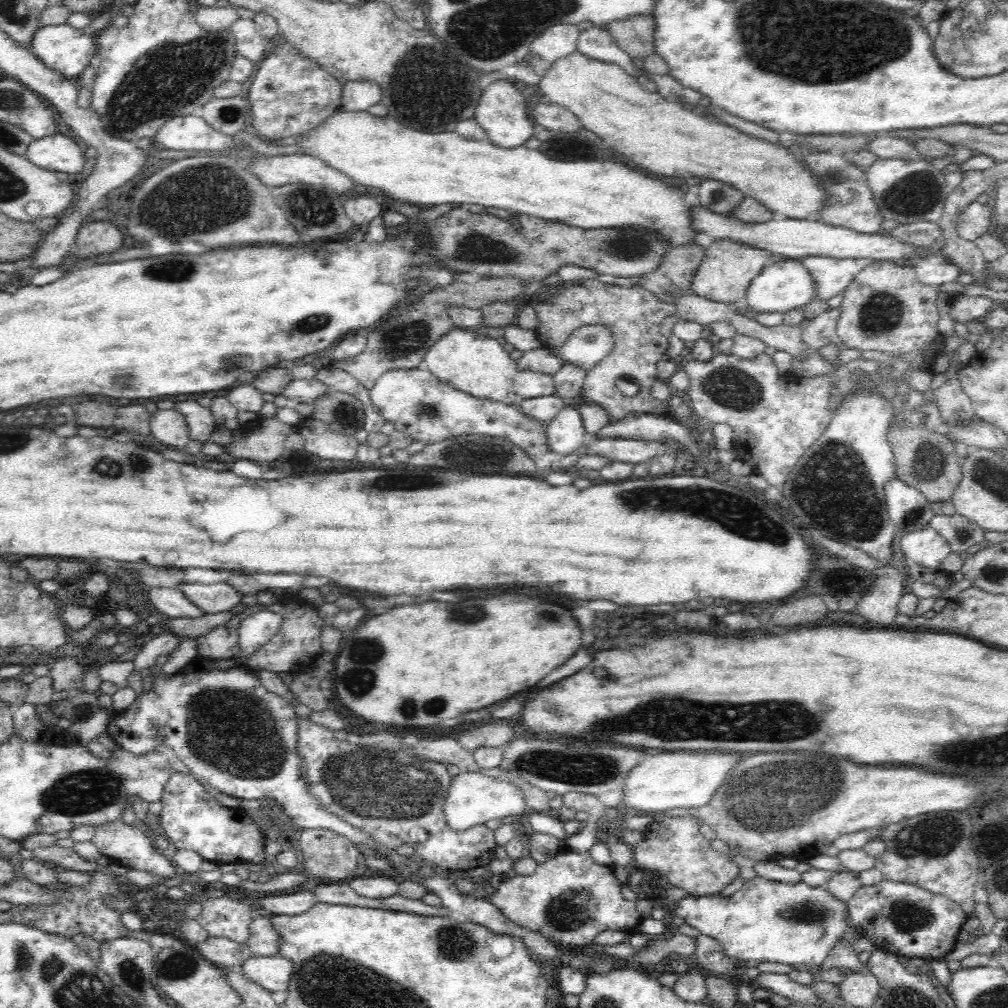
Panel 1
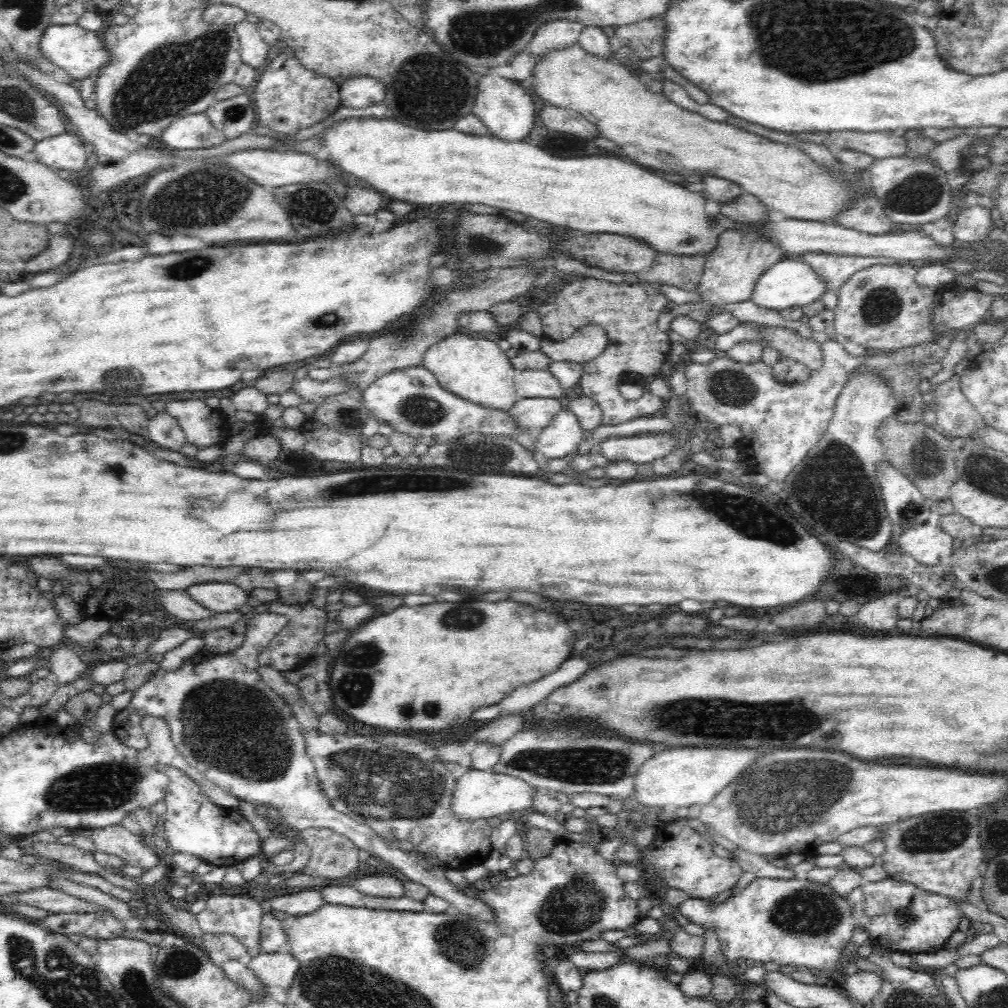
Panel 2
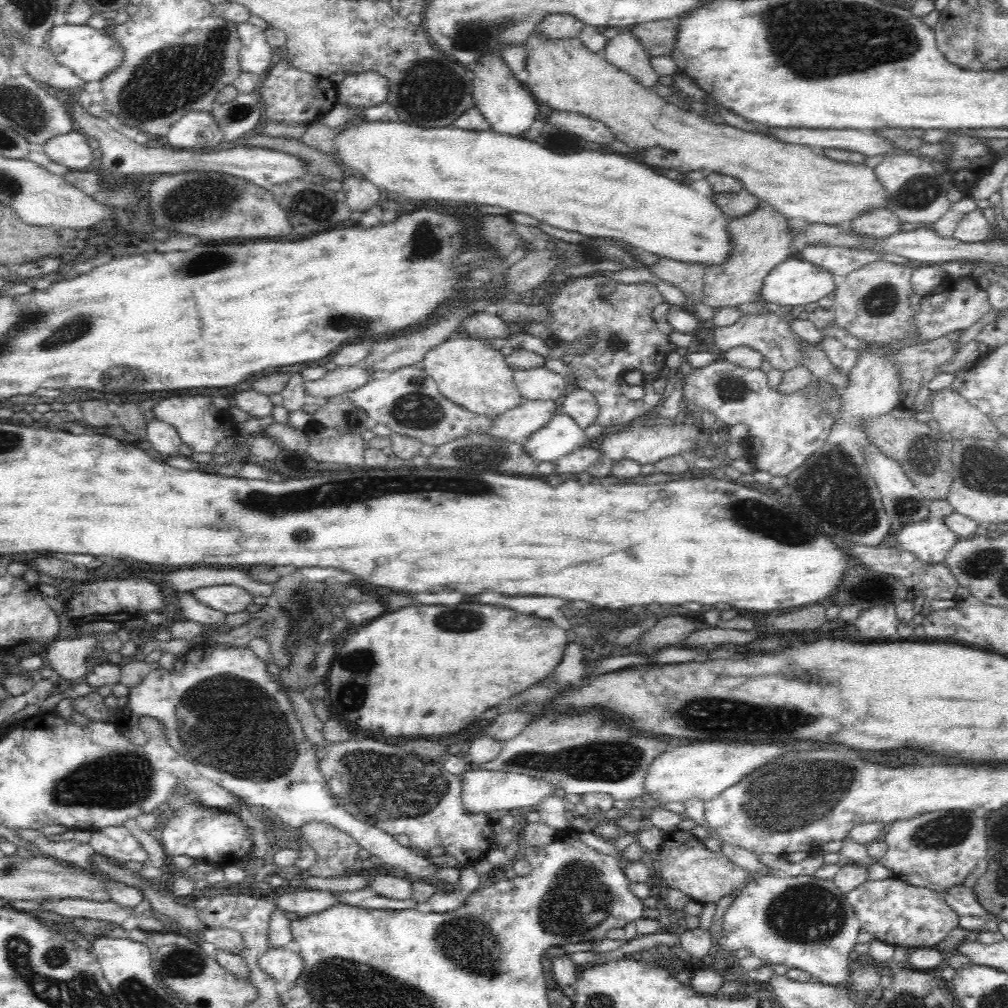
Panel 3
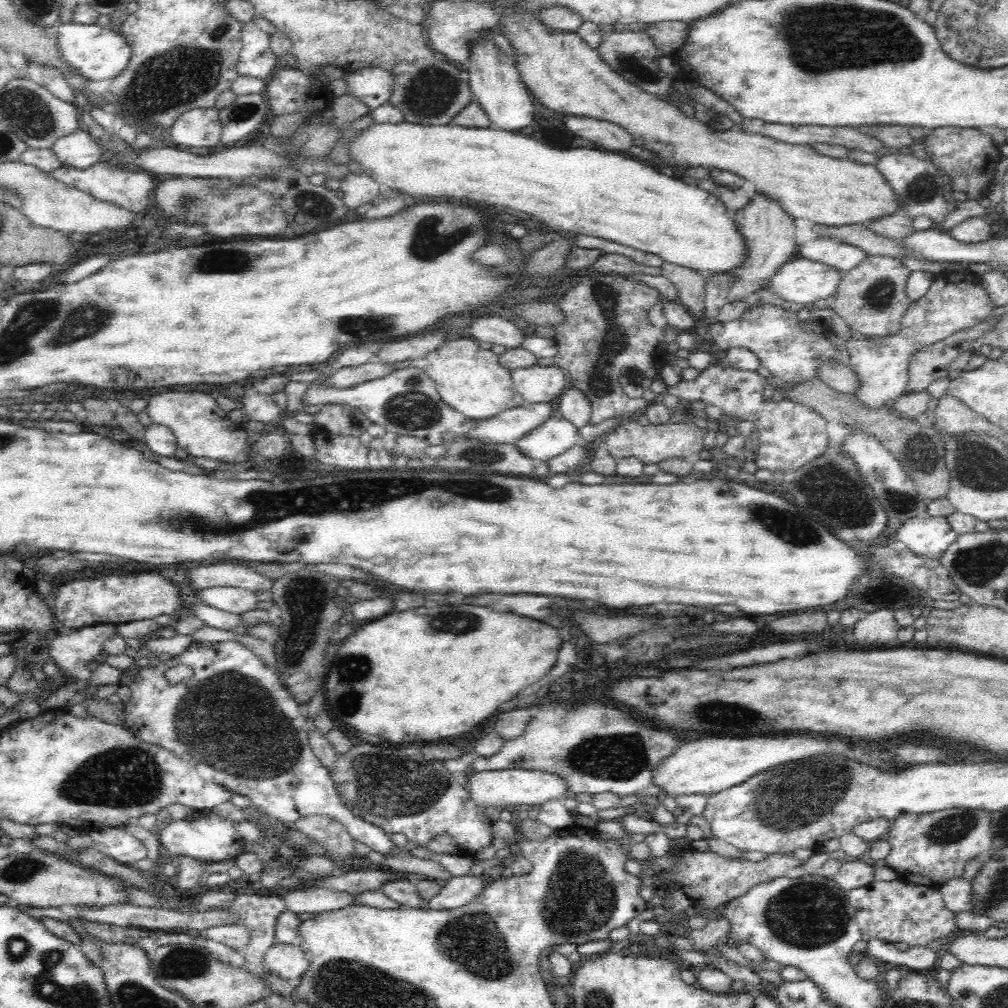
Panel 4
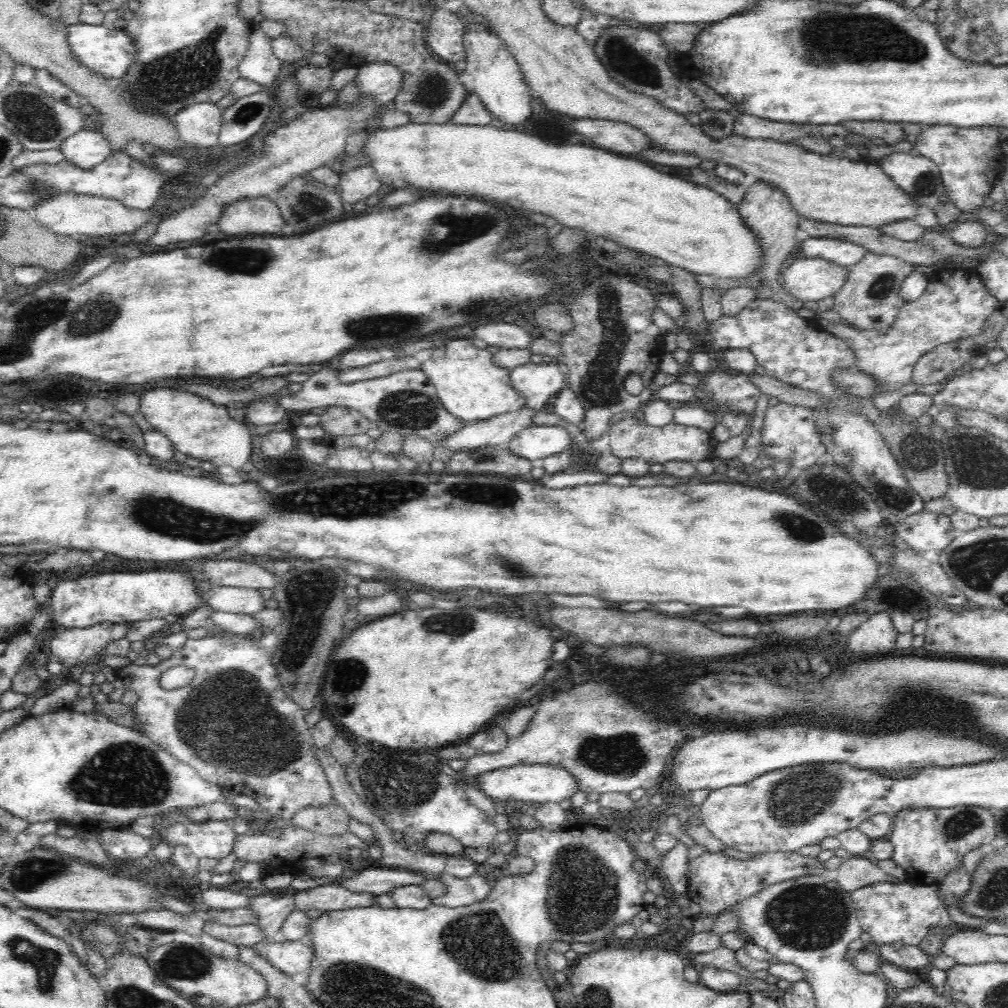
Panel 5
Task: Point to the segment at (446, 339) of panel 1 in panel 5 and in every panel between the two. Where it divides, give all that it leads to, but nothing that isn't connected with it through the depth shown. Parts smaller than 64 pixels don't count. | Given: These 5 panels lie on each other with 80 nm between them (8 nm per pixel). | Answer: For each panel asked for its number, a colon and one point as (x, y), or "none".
2: (476, 369)
3: (469, 372)
4: (473, 381)
5: (468, 383)

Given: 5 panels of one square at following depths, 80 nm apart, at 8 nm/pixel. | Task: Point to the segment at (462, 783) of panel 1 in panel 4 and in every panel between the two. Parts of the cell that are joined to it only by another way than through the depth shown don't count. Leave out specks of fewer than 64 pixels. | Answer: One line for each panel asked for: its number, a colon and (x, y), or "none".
2: (479, 795)
3: (483, 791)
4: (514, 787)

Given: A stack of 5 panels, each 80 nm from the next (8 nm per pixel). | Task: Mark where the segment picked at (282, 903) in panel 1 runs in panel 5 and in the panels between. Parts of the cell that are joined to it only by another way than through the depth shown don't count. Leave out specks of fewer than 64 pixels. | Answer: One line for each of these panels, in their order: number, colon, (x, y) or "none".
2: (306, 901)
3: (307, 901)
4: (316, 900)
5: (324, 898)

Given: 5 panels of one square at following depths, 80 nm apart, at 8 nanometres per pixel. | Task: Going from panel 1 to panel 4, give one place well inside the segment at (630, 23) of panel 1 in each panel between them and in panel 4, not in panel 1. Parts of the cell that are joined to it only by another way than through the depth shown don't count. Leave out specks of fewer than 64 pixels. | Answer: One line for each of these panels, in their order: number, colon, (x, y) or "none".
2: (644, 38)
3: (657, 37)
4: (668, 37)

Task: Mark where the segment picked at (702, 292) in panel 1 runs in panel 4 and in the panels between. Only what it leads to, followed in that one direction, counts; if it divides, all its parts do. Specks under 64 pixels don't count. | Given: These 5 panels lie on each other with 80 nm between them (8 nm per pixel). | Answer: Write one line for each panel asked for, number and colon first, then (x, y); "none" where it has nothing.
2: (730, 271)
3: (759, 241)
4: (768, 232)

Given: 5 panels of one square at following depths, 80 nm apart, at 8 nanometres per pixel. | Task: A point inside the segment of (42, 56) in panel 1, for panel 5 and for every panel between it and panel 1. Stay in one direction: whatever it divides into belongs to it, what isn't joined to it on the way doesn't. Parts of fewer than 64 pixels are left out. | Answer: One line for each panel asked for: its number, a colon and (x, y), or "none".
2: (77, 52)
3: (90, 53)
4: (97, 53)
5: (107, 52)

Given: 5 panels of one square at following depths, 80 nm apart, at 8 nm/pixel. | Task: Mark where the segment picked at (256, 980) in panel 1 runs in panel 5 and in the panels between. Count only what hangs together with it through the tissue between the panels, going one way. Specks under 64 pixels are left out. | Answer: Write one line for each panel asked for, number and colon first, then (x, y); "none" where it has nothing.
2: (279, 969)
3: (282, 965)
4: (286, 962)
5: (290, 958)

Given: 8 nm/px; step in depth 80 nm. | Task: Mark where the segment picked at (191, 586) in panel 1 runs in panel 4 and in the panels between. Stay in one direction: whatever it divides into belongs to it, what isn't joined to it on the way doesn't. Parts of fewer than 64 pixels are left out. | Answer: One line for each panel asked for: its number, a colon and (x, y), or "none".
2: (220, 598)
3: (228, 598)
4: (232, 600)

